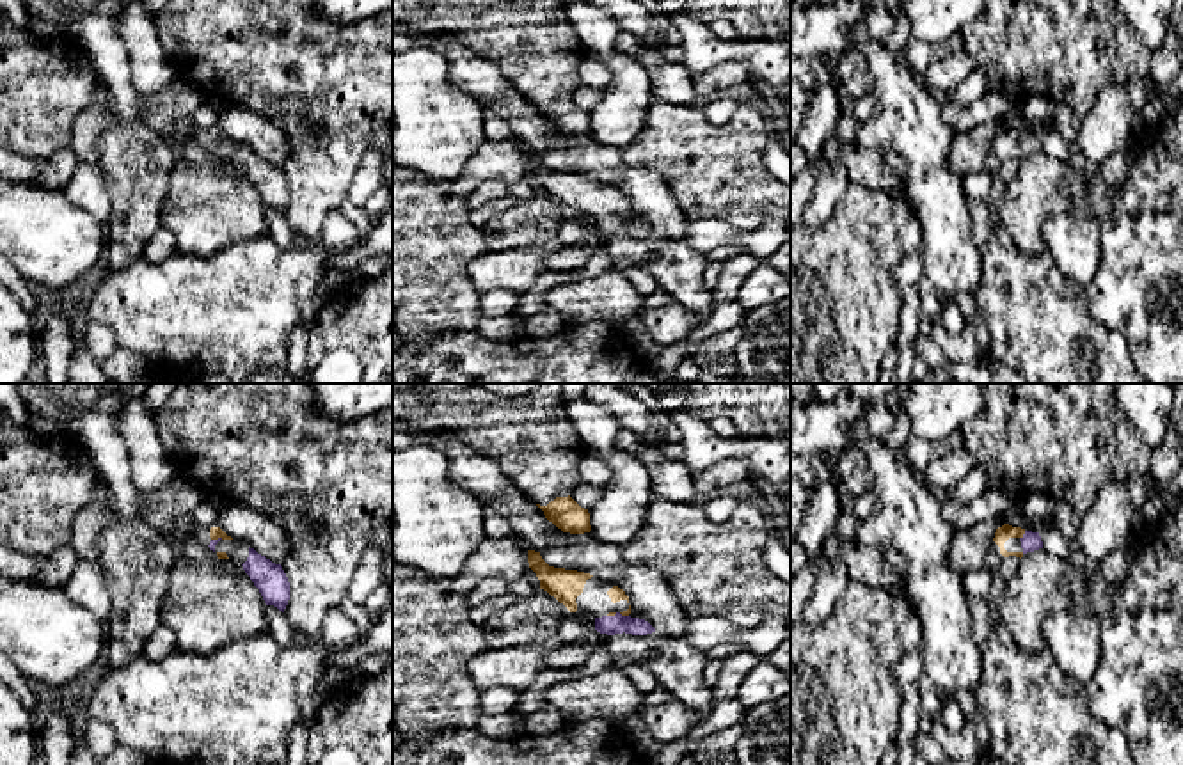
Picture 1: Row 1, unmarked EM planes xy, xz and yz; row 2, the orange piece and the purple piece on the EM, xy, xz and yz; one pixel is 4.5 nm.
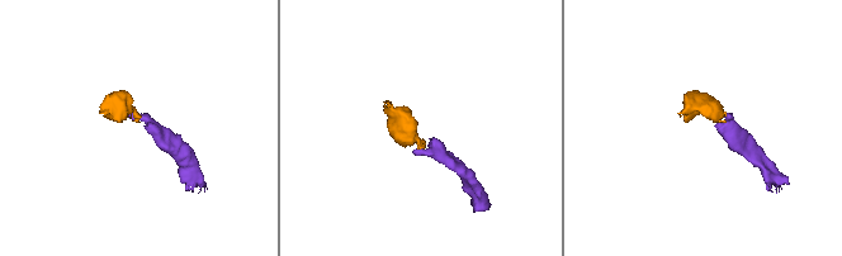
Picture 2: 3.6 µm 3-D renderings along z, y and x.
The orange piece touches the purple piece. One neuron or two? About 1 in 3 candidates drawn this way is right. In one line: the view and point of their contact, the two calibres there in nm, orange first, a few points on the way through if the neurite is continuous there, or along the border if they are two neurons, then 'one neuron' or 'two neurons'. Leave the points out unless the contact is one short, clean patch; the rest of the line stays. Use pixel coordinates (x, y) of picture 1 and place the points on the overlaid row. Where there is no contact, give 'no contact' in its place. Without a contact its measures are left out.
meets orange in yz at (1024, 533); 70 nm thick on the orange side, 90 nm on the other; runs through yz (1006, 531), (1024, 533), (1031, 542); one neuron

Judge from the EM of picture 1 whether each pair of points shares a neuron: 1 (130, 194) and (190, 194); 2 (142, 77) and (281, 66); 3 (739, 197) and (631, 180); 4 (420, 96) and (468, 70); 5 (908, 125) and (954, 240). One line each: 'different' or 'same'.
1: different
2: different
3: different
4: different
5: same

